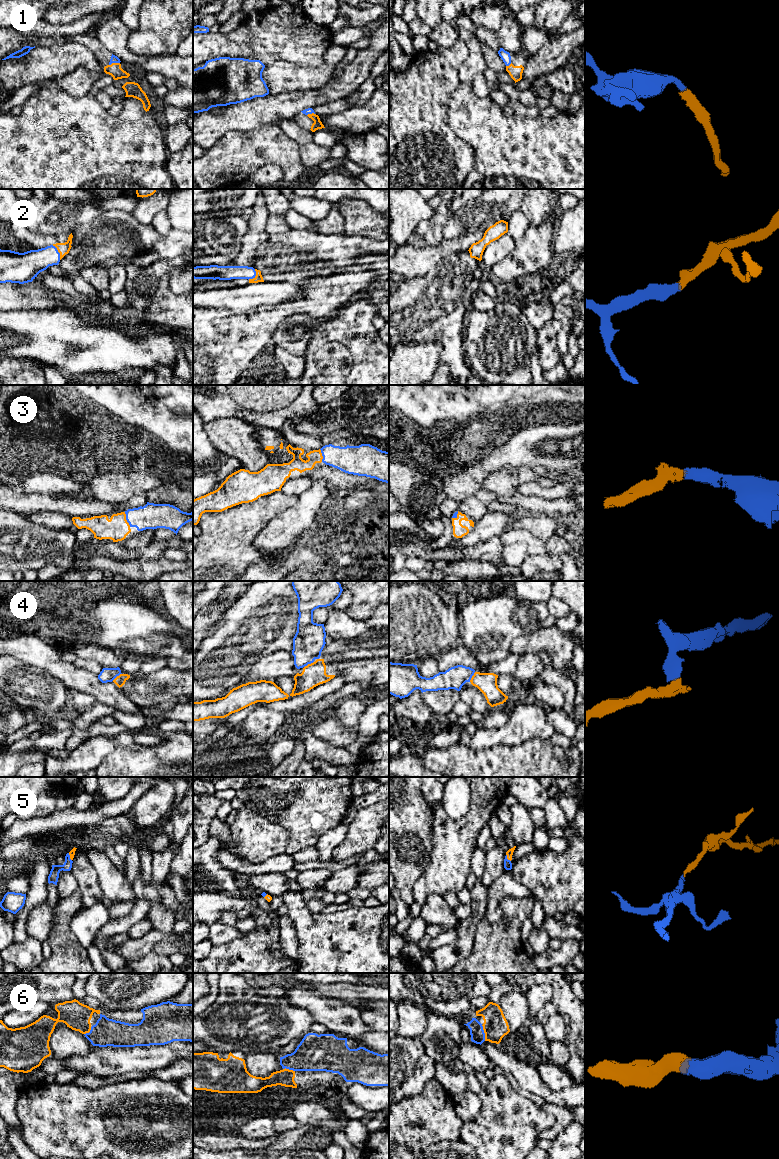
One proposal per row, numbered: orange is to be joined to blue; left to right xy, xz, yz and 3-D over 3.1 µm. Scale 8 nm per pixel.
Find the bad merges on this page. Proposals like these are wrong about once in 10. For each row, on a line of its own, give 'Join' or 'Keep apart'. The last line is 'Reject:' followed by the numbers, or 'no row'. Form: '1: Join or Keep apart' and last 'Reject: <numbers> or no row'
1: Join
2: Join
3: Join
4: Keep apart
5: Join
6: Join
Reject: 4

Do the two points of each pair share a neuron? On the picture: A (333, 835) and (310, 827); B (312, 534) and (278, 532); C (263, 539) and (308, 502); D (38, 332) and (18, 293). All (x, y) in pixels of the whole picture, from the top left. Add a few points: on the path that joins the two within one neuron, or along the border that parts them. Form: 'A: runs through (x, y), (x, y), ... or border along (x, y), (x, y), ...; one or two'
A: border along (342, 821), (328, 829), (319, 838), (315, 846); two
B: border along (318, 516), (288, 552); two
C: runs through (274, 536), (297, 513); one
D: border along (50, 309), (12, 309), (10, 311); two

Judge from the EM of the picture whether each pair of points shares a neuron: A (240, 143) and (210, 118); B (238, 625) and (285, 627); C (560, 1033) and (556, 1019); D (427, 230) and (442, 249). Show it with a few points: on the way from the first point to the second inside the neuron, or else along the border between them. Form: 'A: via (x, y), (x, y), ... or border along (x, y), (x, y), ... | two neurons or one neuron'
A: border along (249, 129), (228, 130), (209, 147) | two neurons
B: via (250, 625), (273, 625) | one neuron
C: via (557, 1030), (556, 1022) | one neuron
D: border along (443, 240), (437, 245), (429, 247) | two neurons

